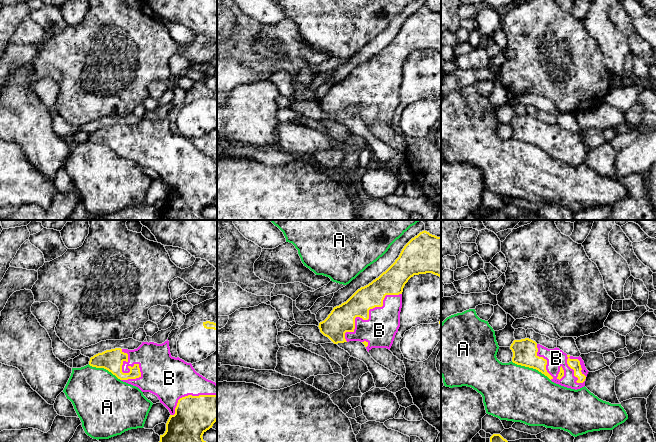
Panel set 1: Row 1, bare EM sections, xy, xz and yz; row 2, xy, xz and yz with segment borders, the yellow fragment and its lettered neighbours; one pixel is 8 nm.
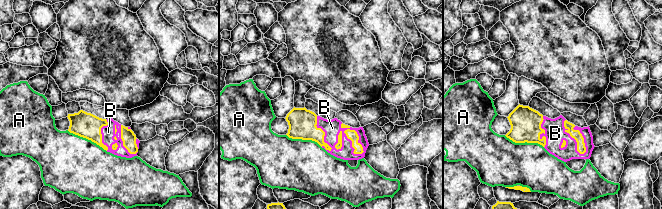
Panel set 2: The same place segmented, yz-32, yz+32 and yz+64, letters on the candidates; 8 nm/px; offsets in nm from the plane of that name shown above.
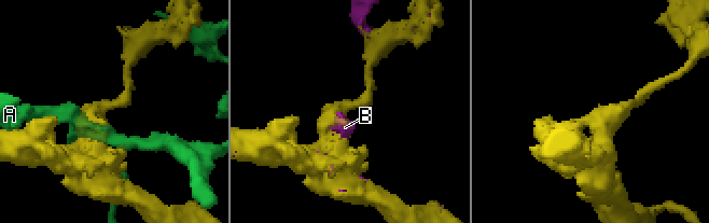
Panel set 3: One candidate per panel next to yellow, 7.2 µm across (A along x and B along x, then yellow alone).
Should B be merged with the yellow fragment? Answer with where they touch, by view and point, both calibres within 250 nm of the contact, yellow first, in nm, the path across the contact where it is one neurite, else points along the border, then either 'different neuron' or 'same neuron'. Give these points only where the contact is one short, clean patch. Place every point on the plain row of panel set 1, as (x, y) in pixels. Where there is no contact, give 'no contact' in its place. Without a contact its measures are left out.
contact xz (368, 91); calibres 200 and 260 nm; same neuron

